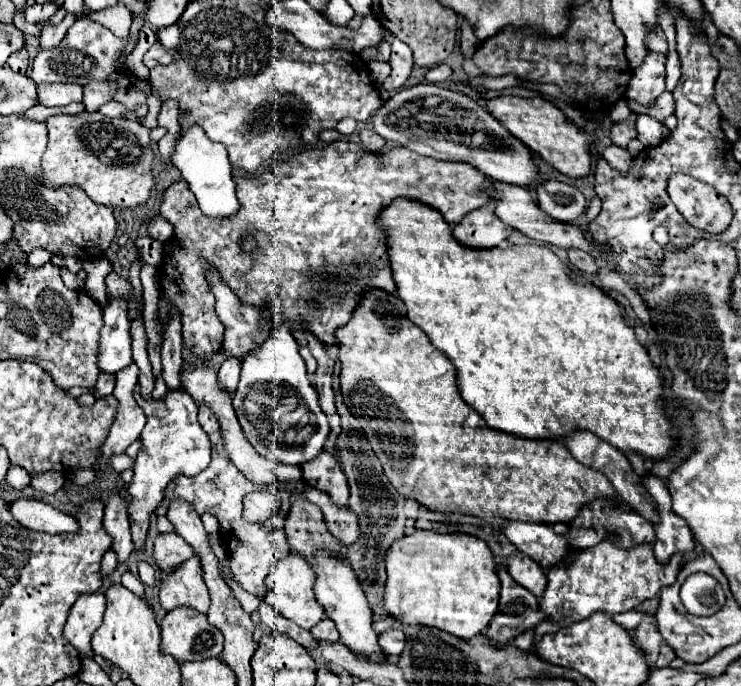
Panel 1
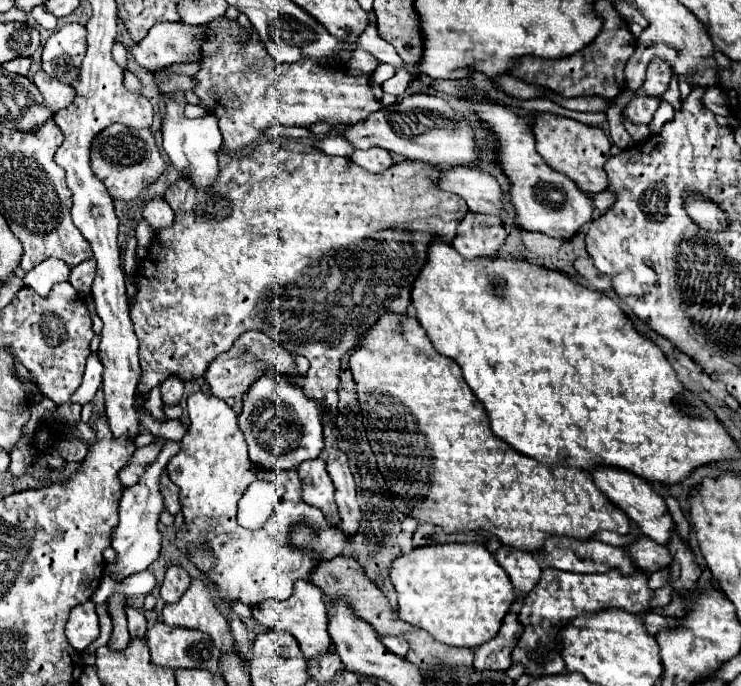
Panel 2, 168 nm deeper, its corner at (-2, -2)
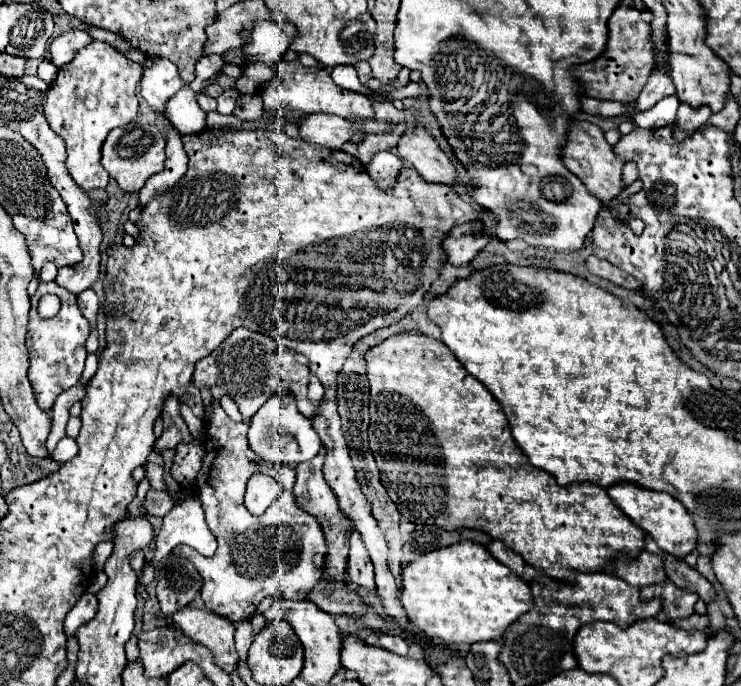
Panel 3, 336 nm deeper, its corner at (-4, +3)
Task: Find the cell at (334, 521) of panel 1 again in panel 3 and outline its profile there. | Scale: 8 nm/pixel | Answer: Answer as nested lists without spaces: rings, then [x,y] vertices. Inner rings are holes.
[[[212,399],[212,409],[204,419],[206,425],[206,435],[210,435],[208,439],[204,439],[204,457],[202,457],[202,466],[196,477],[196,487],[198,495],[202,501],[202,509],[206,515],[206,523],[210,527],[210,531],[216,535],[218,539],[218,549],[212,557],[204,557],[198,551],[194,551],[188,545],[180,545],[178,549],[174,549],[178,555],[182,555],[184,559],[192,561],[194,567],[198,569],[198,573],[204,579],[202,585],[202,599],[206,603],[206,607],[222,617],[226,617],[232,623],[238,621],[246,621],[252,617],[252,613],[256,611],[256,605],[272,595],[272,597],[286,597],[286,599],[304,599],[312,587],[322,579],[324,573],[324,561],[326,561],[326,539],[324,539],[324,531],[320,529],[320,523],[316,521],[316,517],[312,517],[310,513],[304,513],[304,509],[300,509],[296,505],[296,499],[292,497],[292,485],[296,479],[294,467],[290,465],[280,465],[280,463],[268,463],[256,457],[256,453],[250,451],[250,447],[244,445],[236,445],[234,435],[246,435],[248,433],[248,423],[244,421],[234,421],[226,415],[226,411],[220,407],[220,401]],[[250,473],[266,473],[270,477],[274,477],[280,485],[282,485],[282,493],[280,497],[268,507],[268,511],[262,517],[252,517],[248,513],[248,509],[244,507],[244,487],[242,481],[246,481],[250,477]]]

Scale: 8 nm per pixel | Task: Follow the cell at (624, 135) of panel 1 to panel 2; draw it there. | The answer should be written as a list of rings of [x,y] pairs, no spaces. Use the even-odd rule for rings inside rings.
[[[638,92],[636,98],[632,98],[624,108],[624,116],[634,124],[650,124],[658,106],[660,106],[660,96],[648,96],[644,92]]]

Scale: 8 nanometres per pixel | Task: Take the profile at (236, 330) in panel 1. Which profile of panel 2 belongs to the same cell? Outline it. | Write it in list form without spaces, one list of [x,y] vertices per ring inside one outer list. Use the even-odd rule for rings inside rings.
[[[244,332],[228,352],[222,352],[218,358],[212,360],[212,364],[204,372],[204,380],[208,382],[214,396],[218,396],[222,400],[226,400],[226,398],[244,400],[244,394],[250,390],[250,386],[262,374],[268,374],[268,372],[288,378],[296,386],[302,386],[302,380],[294,368],[292,354],[286,348],[282,348],[280,344],[276,344],[270,336],[266,336],[262,332]]]

